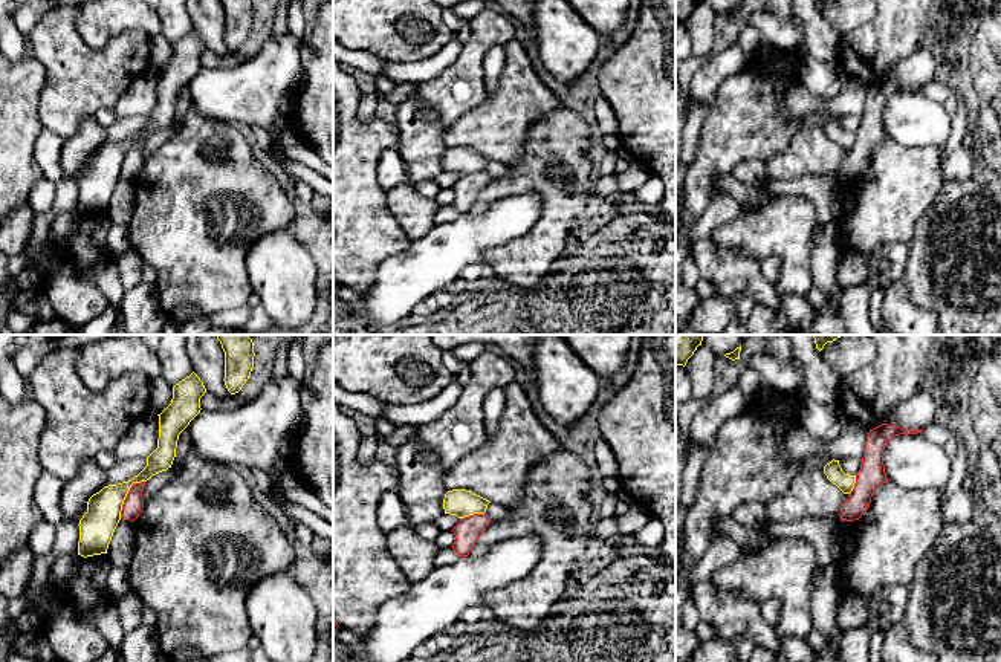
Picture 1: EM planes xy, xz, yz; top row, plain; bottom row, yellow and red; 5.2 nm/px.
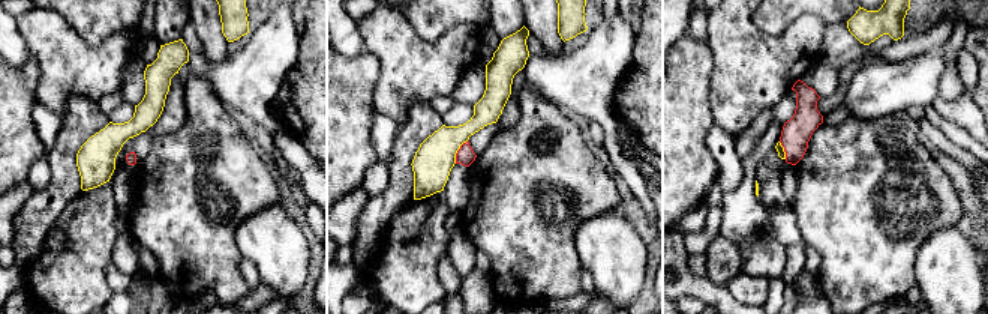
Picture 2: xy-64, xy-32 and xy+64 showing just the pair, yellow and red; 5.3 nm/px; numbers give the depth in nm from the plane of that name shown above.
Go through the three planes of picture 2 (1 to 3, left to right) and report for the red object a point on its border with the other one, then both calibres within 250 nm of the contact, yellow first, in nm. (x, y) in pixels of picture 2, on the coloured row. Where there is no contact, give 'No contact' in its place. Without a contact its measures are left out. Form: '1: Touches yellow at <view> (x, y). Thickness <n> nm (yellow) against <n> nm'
1: No contact
2: Touches yellow at xy-32 (456, 152). Thickness 200 nm (yellow) against 100 nm
3: Touches yellow at xy+64 (783, 150). Thickness 50 nm (yellow) against 160 nm

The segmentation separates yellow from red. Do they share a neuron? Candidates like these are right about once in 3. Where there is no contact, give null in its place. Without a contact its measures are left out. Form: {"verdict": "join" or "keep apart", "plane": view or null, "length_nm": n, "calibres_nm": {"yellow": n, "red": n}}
{"verdict": "keep apart", "plane": "xy", "length_nm": 240, "calibres_nm": {"yellow": 190, "red": 110}}

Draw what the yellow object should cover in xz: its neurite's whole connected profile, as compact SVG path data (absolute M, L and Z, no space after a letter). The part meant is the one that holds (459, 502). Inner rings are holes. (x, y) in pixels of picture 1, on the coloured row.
M452 489L445 494L445 514L465 518L474 514L484 514L491 501L466 489Z

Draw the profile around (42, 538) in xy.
M41 518L29 535L28 547L34 557L41 557L50 552L55 541L55 526Z

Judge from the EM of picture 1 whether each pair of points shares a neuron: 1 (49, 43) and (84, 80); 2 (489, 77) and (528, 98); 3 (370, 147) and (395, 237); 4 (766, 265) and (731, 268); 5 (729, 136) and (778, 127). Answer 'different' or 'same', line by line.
1: same
2: different
3: same
4: different
5: same

